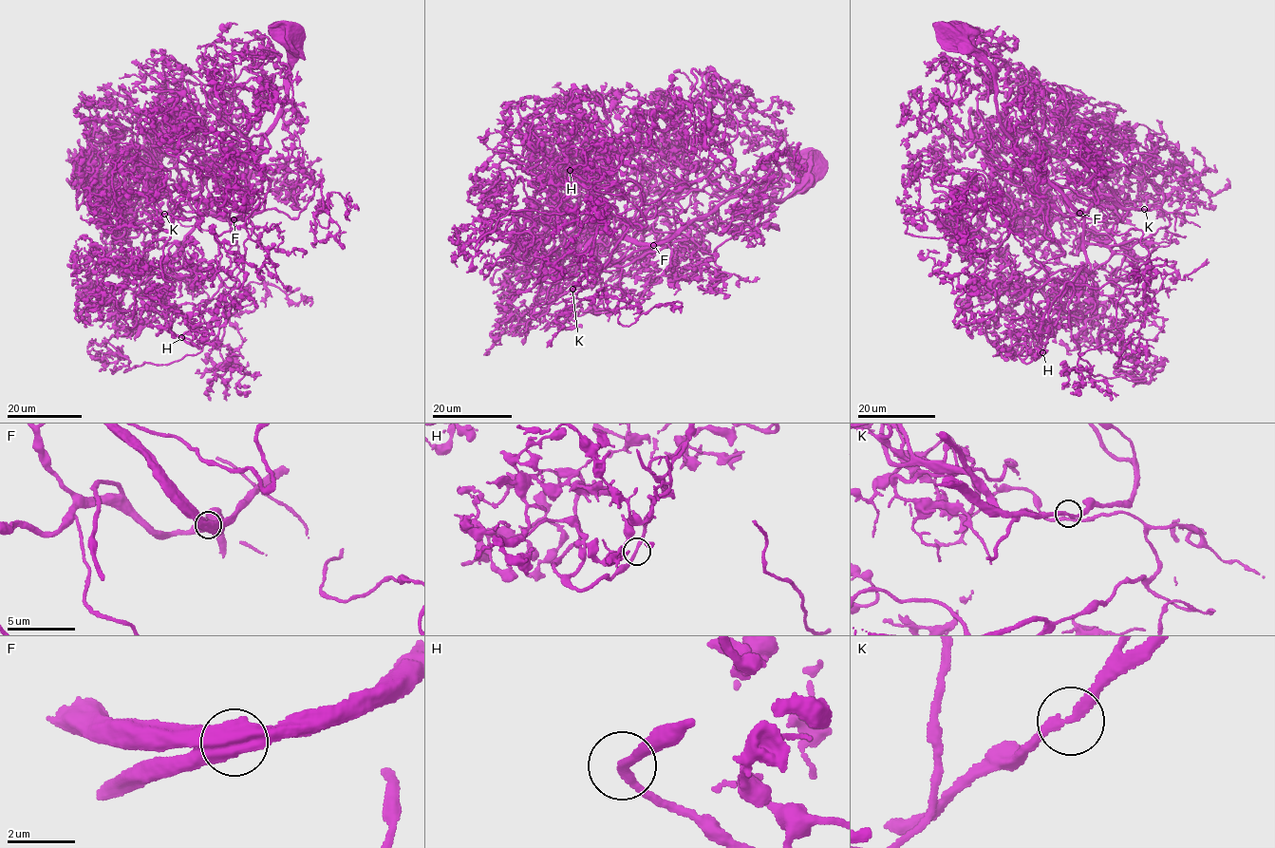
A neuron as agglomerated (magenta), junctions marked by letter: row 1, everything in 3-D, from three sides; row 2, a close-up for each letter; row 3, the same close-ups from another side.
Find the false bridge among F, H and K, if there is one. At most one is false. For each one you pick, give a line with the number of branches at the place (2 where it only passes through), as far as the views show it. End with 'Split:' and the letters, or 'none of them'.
Split: none of them

